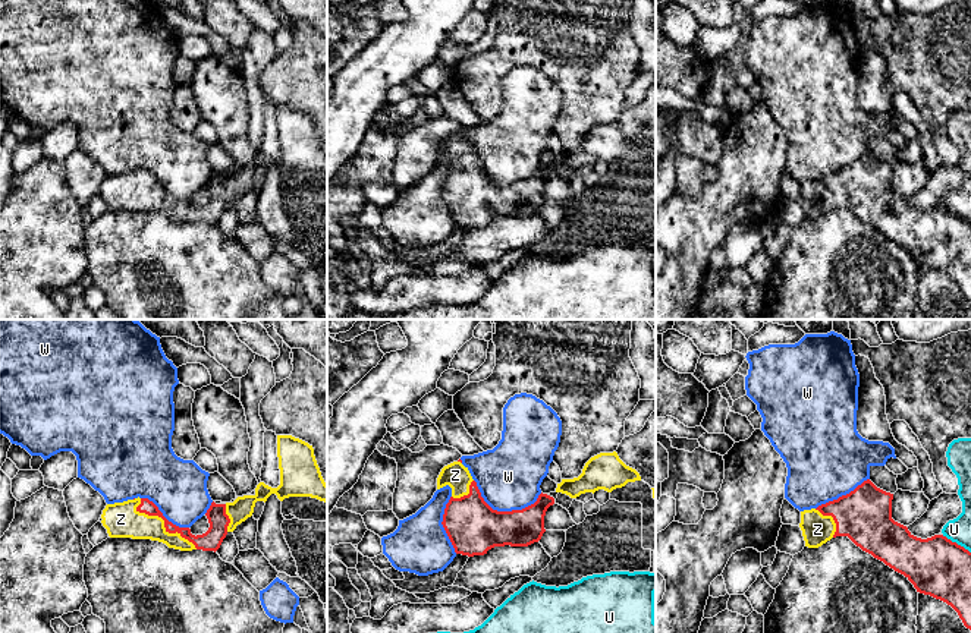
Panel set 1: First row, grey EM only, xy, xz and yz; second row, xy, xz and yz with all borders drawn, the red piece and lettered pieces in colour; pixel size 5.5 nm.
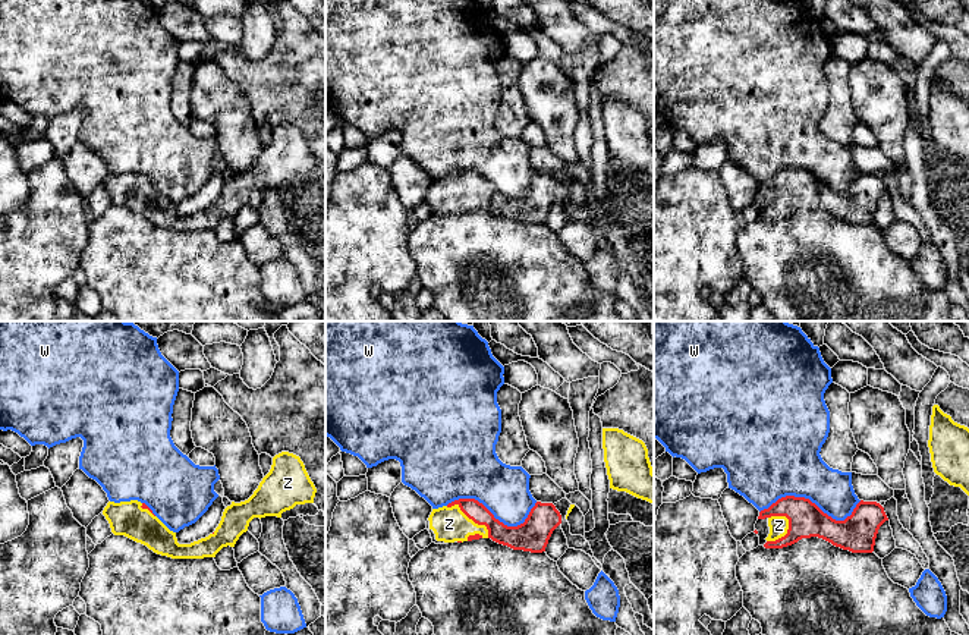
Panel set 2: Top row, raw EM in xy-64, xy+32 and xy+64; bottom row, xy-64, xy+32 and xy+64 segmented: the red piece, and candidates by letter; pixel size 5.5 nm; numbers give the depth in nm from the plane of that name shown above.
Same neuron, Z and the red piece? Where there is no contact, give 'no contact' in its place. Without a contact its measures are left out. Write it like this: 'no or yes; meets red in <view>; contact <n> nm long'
yes; meets red in xy; contact 420 nm long

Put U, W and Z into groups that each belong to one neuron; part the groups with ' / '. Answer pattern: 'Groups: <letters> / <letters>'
Groups: U / W / Z

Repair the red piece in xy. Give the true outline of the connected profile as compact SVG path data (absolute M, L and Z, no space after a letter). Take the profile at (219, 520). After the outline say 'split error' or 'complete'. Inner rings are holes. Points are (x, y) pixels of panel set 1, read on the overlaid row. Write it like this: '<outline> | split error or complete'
M277 435L277 457L280 469L280 485L271 488L260 482L254 495L238 497L233 503L216 504L211 503L205 516L210 528L202 535L192 535L189 528L179 528L169 522L158 507L148 498L135 498L123 503L107 504L101 514L101 523L107 529L110 538L132 538L151 539L166 544L169 548L180 551L217 551L229 532L233 532L238 525L252 516L257 501L267 501L271 494L276 494L280 501L289 497L311 497L327 503L327 484L324 482L317 464L314 448L308 443L292 435Z | split error

